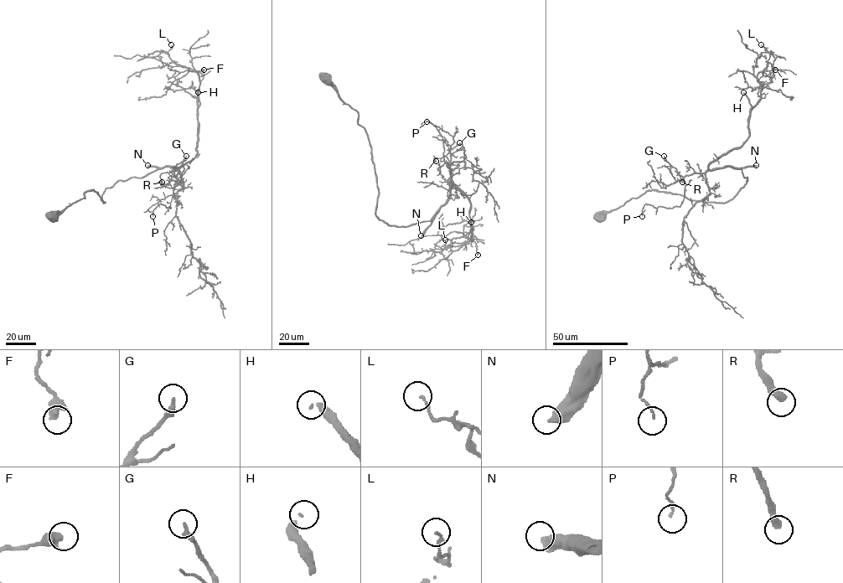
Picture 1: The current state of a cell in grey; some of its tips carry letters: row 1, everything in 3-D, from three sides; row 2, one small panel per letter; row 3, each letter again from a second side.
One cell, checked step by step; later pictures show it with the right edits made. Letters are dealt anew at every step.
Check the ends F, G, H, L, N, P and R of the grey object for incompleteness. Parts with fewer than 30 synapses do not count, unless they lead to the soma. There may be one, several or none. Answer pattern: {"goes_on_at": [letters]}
{"goes_on_at": ["H", "N"]}

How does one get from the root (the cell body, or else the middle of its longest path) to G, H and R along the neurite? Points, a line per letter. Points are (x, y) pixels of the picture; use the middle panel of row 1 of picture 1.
G: (326, 77), (358, 113), (375, 215), (390, 225), (429, 221), (445, 203), (445, 156), (459, 142)
H: (326, 77), (366, 133), (378, 219), (400, 226), (429, 221), (457, 188), (470, 203), (473, 230), (471, 222)
R: (326, 77), (357, 111), (366, 133), (380, 220), (400, 226), (430, 220), (452, 185), (447, 158), (436, 161)

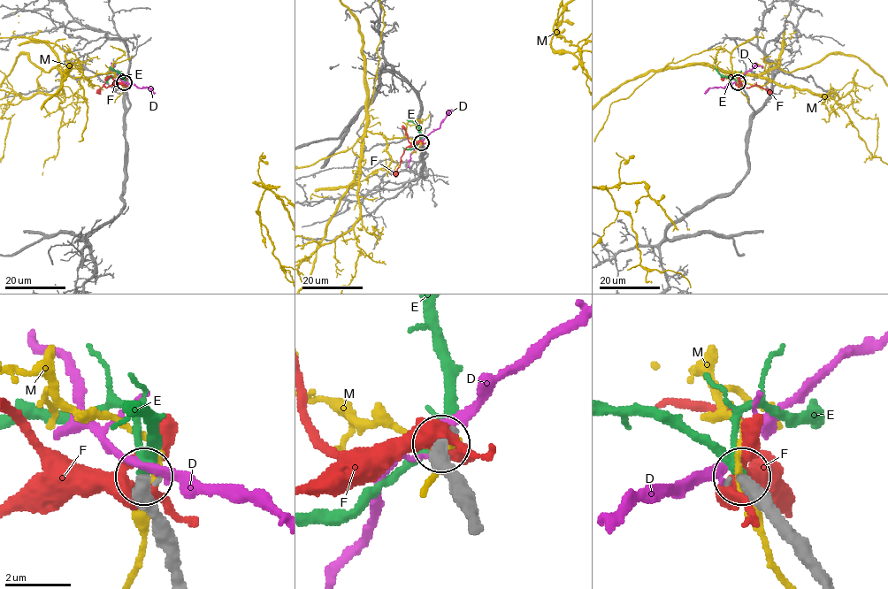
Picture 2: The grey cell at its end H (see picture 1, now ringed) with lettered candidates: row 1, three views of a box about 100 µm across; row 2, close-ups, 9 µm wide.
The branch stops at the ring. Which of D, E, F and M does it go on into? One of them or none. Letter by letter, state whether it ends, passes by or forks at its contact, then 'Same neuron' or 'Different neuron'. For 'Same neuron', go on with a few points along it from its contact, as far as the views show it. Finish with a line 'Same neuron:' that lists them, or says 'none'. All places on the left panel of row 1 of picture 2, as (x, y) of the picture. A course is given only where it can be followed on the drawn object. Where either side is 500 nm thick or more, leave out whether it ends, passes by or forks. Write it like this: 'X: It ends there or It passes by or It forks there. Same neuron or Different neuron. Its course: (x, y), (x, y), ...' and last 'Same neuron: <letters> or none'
D: It passes by. Different neuron
E: It passes by. Same neuron. Its course: (124, 82), (123, 77), (109, 66)
F: Different neuron
M: Different neuron
Same neuron: E

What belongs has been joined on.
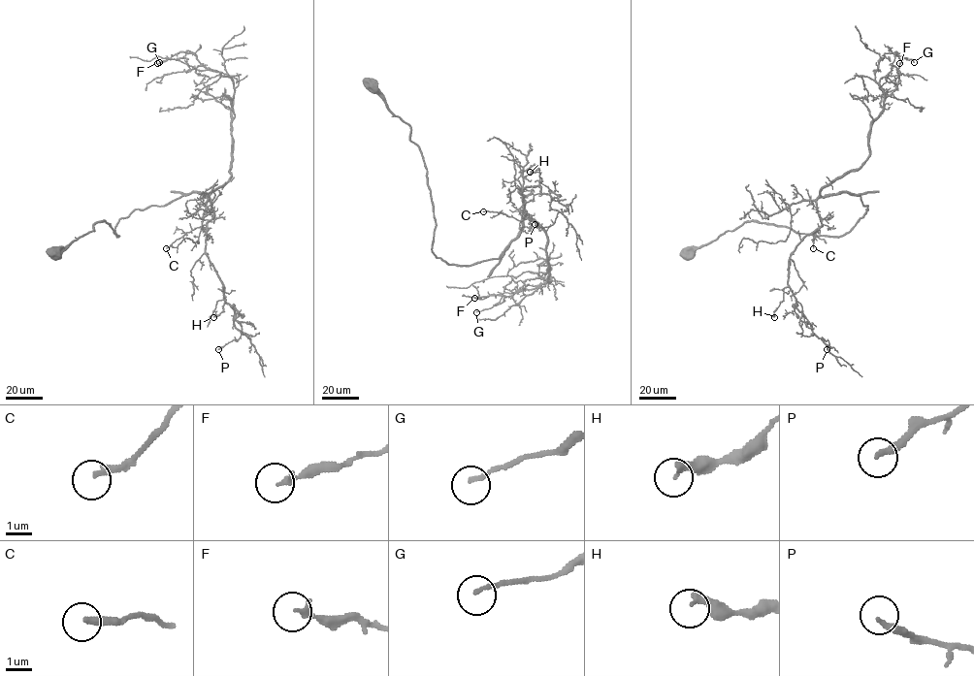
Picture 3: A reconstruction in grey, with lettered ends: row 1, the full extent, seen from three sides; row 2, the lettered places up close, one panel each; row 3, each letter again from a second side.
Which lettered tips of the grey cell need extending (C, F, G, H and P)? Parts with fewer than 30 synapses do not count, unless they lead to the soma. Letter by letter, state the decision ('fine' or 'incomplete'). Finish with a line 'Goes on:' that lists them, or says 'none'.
C: fine
F: fine
G: fine
H: fine
P: fine
Goes on: none

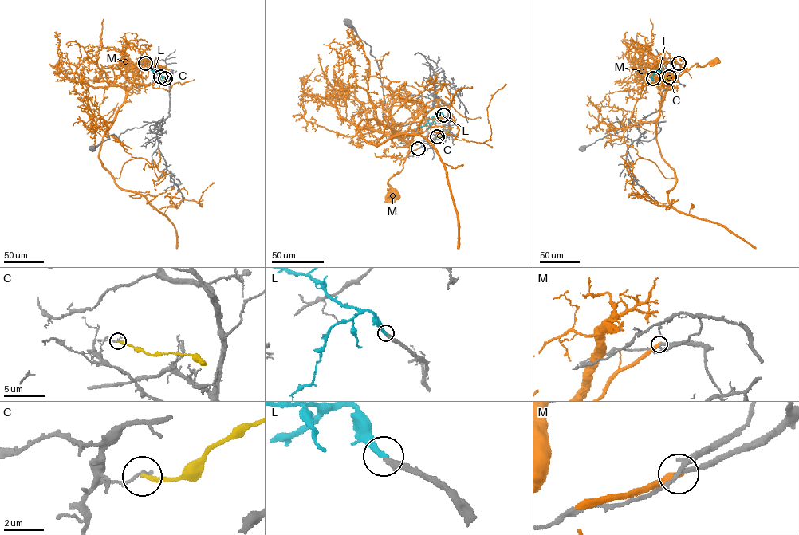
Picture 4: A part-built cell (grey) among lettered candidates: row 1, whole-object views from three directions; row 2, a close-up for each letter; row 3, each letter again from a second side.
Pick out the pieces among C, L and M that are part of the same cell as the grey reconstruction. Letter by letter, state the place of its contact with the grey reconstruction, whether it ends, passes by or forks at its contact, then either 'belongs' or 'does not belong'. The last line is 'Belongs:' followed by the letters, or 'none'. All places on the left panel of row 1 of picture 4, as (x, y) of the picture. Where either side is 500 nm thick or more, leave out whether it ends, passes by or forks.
C: contact (160, 76); it ends; does not belong
L: contact (165, 78); it ends; belongs
M: contact (145, 63); it ends; does not belong
Belongs: L

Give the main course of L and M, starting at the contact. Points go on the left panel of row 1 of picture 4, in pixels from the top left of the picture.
L: (165, 78), (146, 66)
M: (145, 63), (103, 137), (102, 165), (156, 210), (184, 199), (202, 206), (214, 182)

